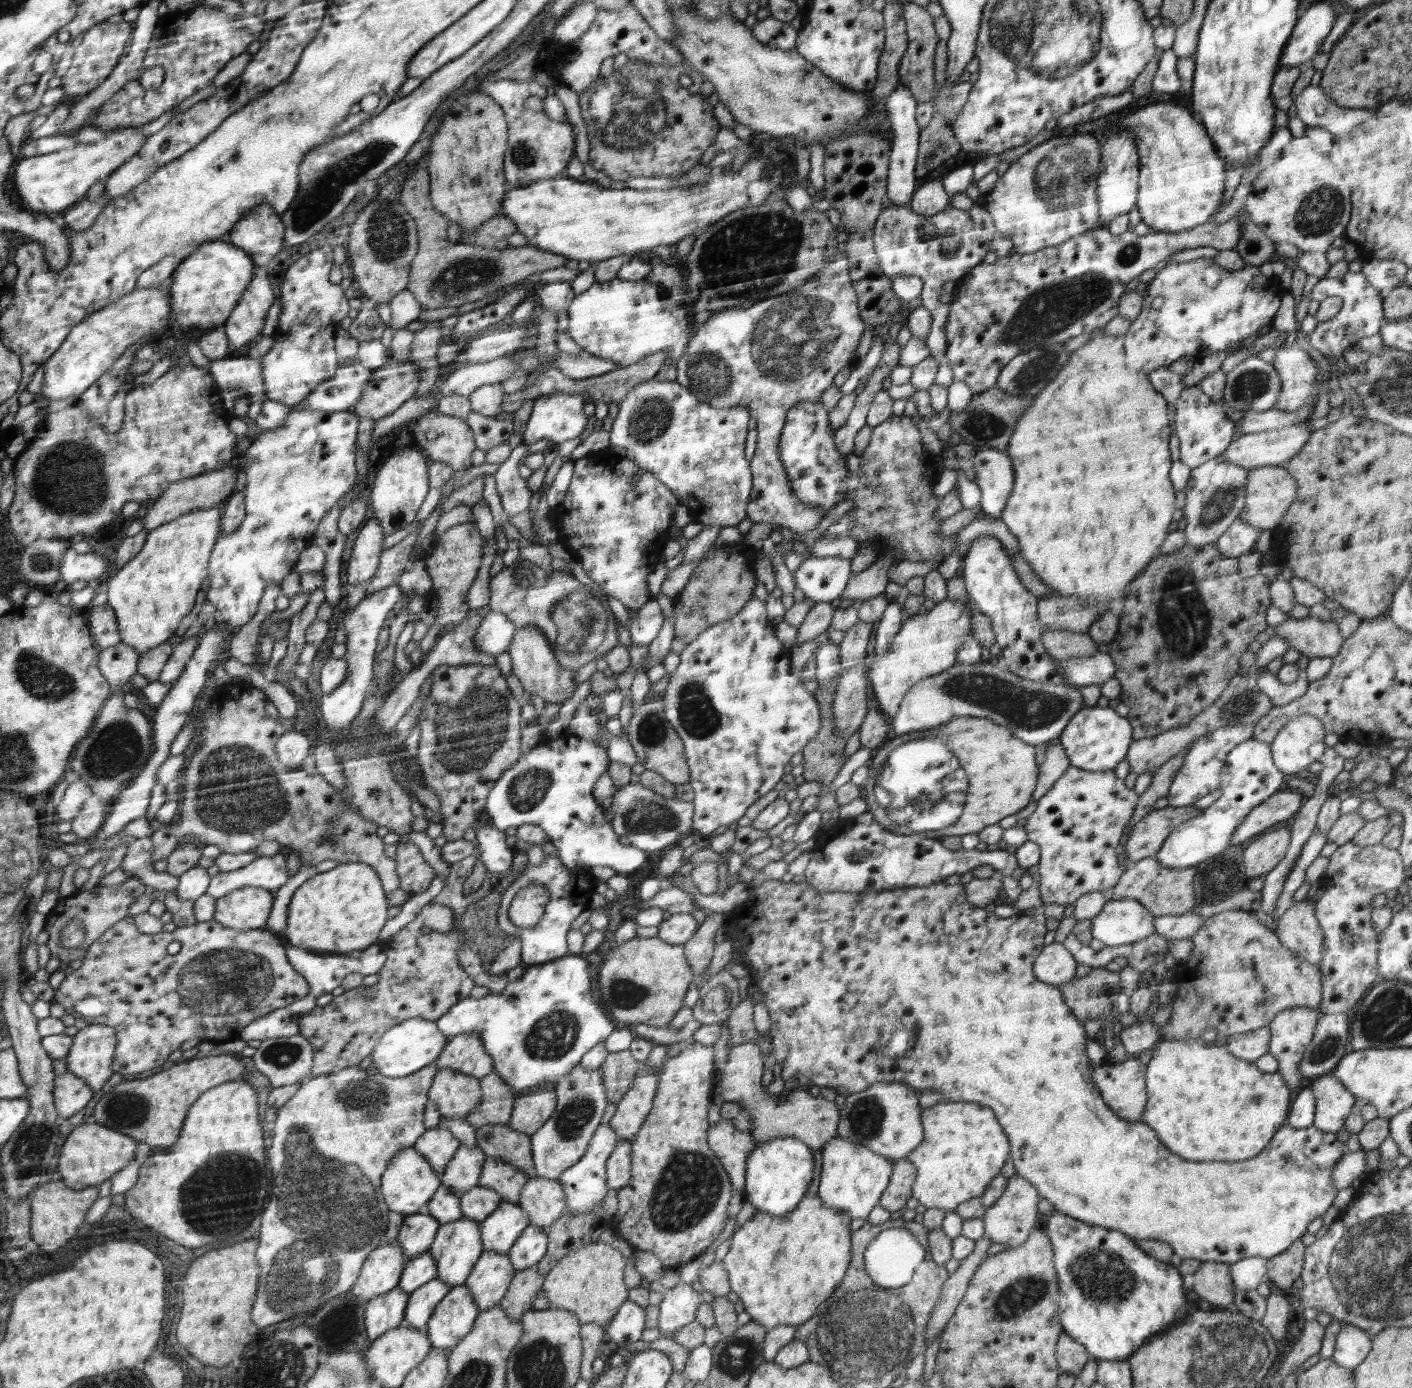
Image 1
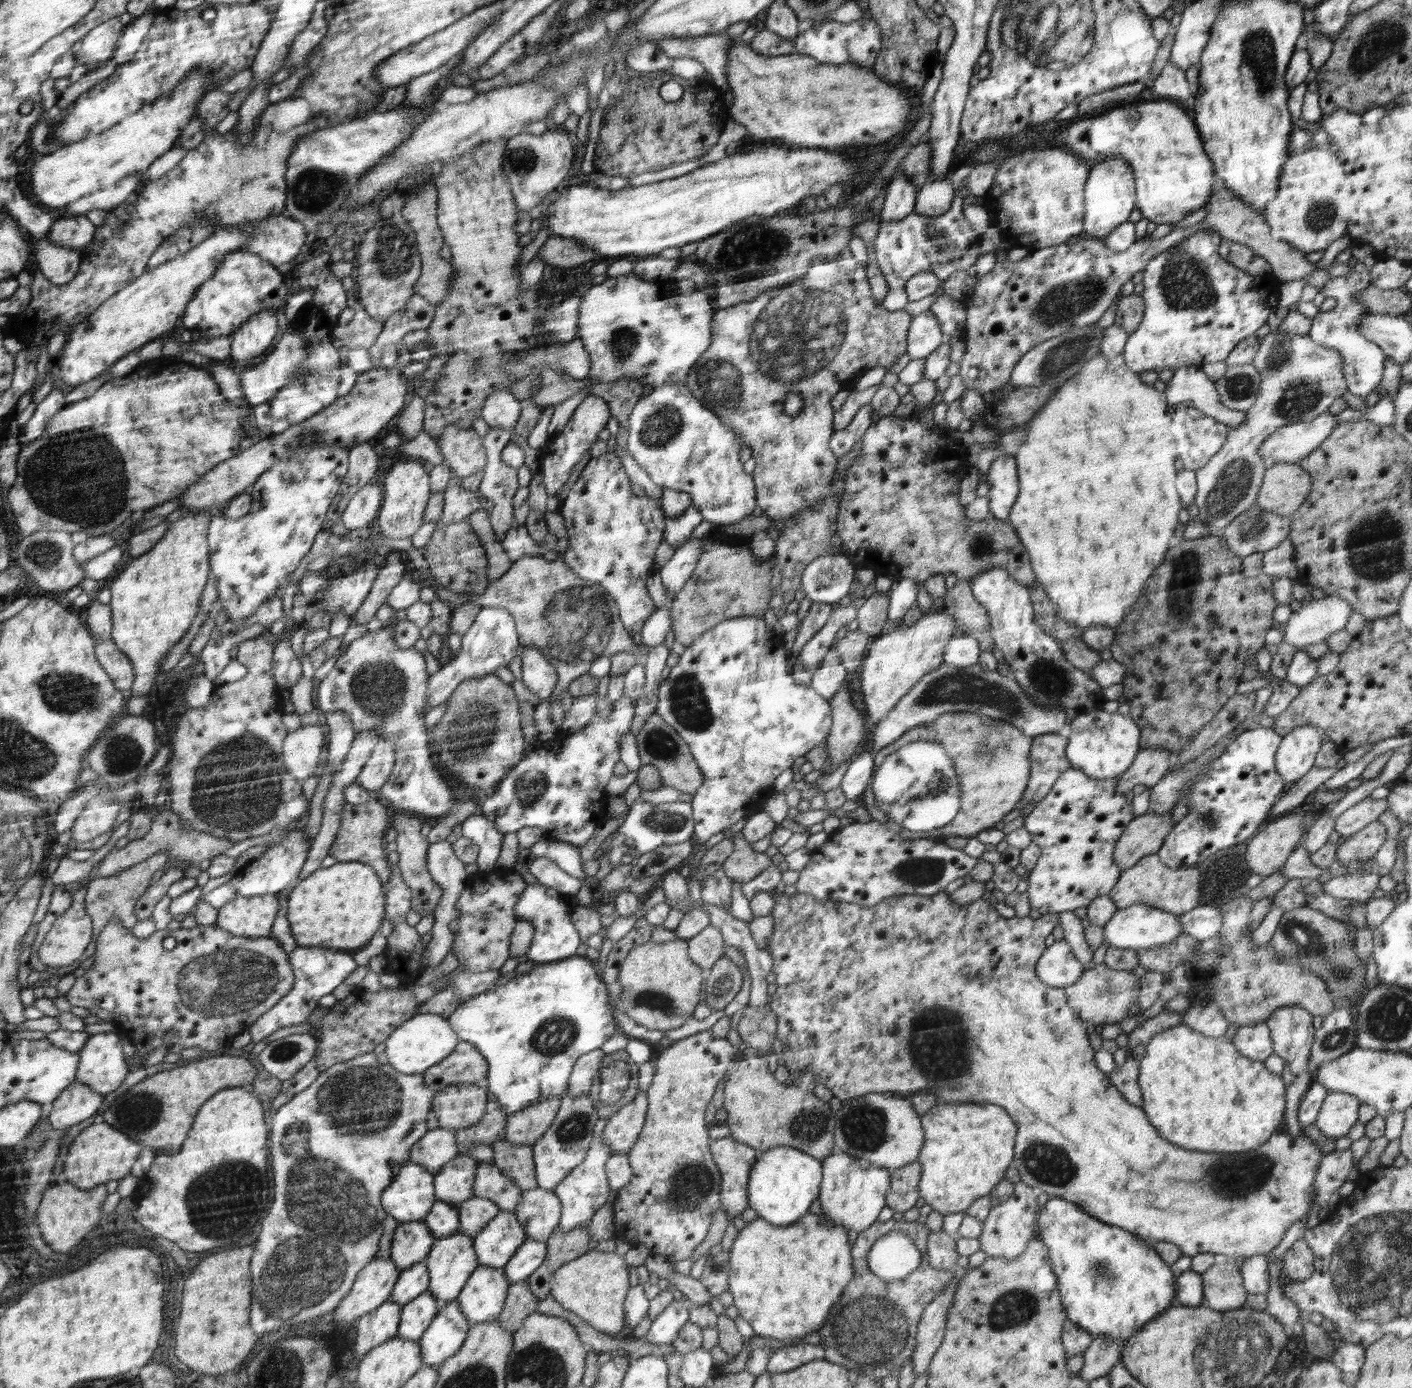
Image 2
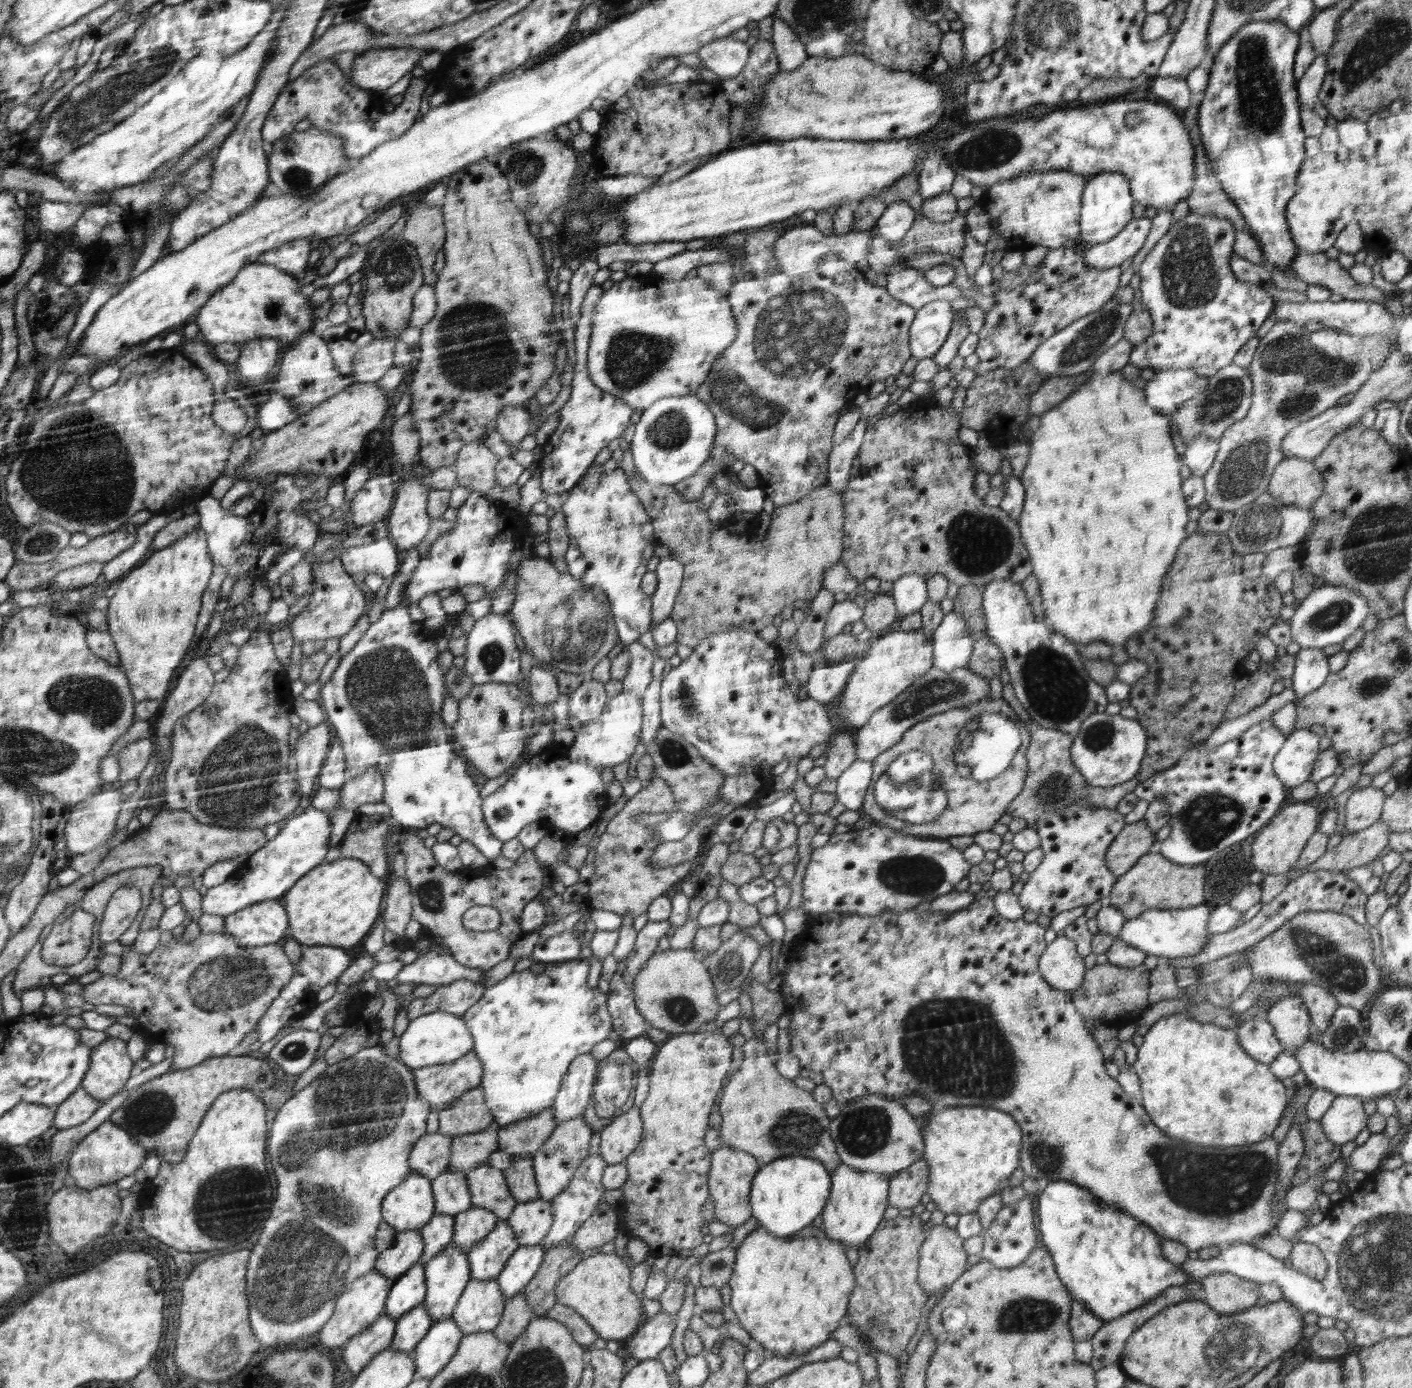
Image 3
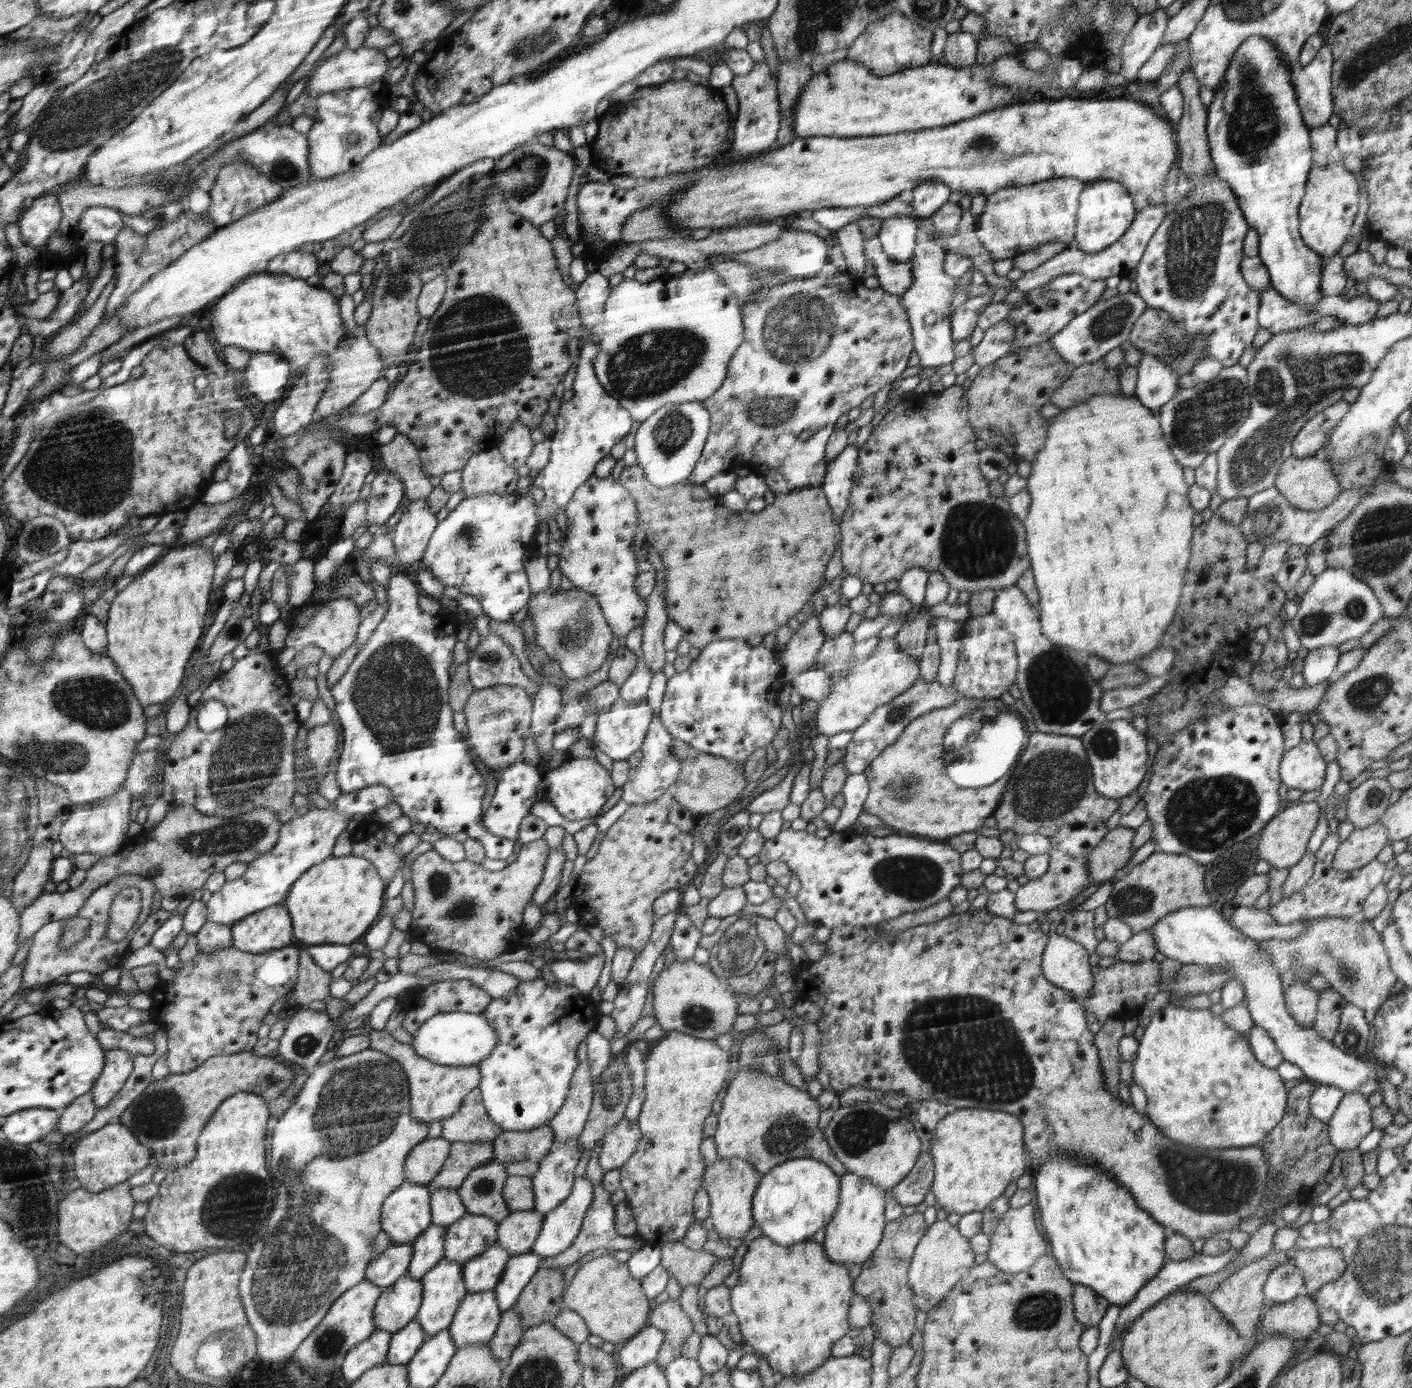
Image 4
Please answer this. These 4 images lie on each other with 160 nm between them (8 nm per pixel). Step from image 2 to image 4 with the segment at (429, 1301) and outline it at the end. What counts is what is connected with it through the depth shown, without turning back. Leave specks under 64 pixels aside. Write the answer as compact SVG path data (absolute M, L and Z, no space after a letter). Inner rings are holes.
M416 1320L409 1322L397 1333L391 1334L390 1349L387 1352L388 1363L406 1365L419 1352L427 1336L420 1323Z

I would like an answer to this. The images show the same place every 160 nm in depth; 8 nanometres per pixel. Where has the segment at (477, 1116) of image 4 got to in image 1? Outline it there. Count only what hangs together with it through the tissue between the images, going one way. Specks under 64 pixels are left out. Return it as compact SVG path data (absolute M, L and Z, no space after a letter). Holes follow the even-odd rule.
M440 1070L434 1078L430 1097L442 1119L467 1119L483 1100L479 1078L454 1070Z

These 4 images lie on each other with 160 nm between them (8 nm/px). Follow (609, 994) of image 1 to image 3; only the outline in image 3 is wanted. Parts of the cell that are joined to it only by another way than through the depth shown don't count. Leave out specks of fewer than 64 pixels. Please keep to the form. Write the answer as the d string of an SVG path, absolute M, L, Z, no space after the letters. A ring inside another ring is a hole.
M690 948L659 950L652 954L635 978L634 993L636 1009L640 1011L642 1017L651 1027L662 1029L669 1035L698 1033L704 1024L708 1024L709 1020L716 1020L716 1014L722 1010L722 1007L716 1004L717 1000L714 1000L714 985L710 980L706 962L698 958Z

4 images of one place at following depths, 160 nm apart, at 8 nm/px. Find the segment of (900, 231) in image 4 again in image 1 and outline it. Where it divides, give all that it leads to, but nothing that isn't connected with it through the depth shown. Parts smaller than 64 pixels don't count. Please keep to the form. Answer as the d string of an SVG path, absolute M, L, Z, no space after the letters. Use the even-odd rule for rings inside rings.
M899 82L899 85L894 88L894 92L886 100L886 114L894 134L887 173L886 200L890 206L908 205L917 188L915 169L918 165L918 132L920 132L920 128L914 120L916 100L912 98L912 94L908 90L908 87Z

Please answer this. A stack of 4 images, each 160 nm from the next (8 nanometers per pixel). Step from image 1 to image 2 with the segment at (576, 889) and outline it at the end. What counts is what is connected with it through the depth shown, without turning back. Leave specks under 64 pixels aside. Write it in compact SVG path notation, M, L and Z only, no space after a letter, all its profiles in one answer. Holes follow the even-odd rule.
M542 883L531 884L524 889L518 904L515 906L515 918L527 920L533 924L534 934L526 959L534 964L551 963L568 957L576 956L581 938L571 921L571 911L574 909L572 895L558 894L553 888ZM564 897L565 902L561 902Z

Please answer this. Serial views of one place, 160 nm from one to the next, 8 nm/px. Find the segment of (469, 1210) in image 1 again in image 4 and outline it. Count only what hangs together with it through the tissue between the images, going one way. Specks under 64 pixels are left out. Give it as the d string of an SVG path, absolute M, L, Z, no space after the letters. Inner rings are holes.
M466 1213L447 1227L444 1259L464 1264L498 1241L498 1223L489 1216Z

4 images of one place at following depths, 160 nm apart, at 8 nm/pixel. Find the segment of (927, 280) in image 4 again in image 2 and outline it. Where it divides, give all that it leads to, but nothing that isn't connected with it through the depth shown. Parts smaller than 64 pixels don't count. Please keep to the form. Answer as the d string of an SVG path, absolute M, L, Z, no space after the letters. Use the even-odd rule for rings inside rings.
M932 311L914 317L908 333L908 354L912 359L926 358L942 344L942 331Z

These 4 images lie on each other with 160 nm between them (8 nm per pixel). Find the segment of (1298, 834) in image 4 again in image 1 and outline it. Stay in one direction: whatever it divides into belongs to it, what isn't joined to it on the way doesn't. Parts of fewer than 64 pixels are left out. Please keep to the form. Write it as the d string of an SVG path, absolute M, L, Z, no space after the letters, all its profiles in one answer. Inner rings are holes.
M1282 827L1262 833L1249 841L1242 856L1245 873L1250 880L1266 875L1285 857L1290 839L1290 828Z

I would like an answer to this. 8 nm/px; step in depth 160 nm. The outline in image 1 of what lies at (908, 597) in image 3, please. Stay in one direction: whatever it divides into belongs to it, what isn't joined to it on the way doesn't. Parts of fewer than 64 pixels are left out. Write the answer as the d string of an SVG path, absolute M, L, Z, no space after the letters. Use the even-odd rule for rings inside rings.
M906 593L898 598L890 599L889 605L883 612L883 617L878 621L876 628L876 658L884 657L888 653L892 639L900 630L902 624L902 607Z

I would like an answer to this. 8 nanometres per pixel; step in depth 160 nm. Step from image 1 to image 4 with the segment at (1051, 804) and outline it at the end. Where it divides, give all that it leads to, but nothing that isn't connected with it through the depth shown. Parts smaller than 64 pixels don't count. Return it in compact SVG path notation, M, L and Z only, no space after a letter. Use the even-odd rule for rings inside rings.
M1087 822L1085 825L1066 826L1058 829L1051 836L1052 846L1049 854L1049 867L1042 876L1030 879L1019 886L1015 892L1015 907L1018 911L1035 910L1041 916L1059 908L1061 904L1068 904L1079 896L1088 895L1093 889L1091 878L1087 870L1089 854L1099 845L1109 830L1104 823Z

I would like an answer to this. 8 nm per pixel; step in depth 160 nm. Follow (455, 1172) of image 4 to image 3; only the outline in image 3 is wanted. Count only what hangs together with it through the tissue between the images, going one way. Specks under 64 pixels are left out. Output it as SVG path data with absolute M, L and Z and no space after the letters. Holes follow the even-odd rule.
M494 1120L486 1130L476 1132L474 1134L466 1134L455 1138L455 1143L452 1149L451 1171L459 1172L467 1175L471 1170L479 1168L490 1160L492 1153L499 1148L498 1132L499 1124Z

